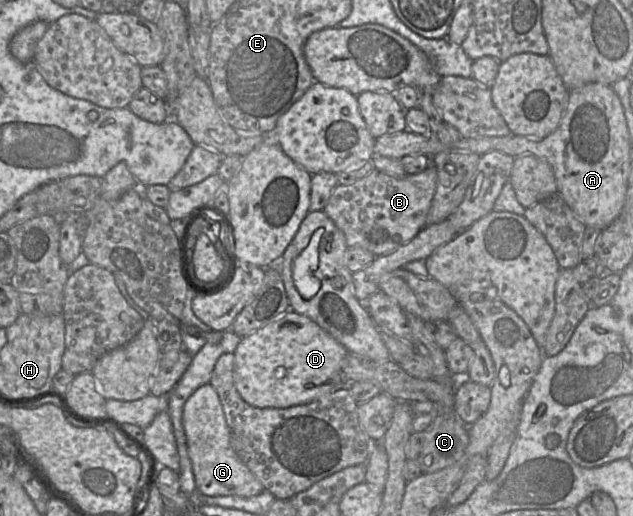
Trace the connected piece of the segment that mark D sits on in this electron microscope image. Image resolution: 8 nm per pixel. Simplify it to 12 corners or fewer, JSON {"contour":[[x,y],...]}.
{"contour":[[289,309],[241,337],[234,383],[254,407],[340,390],[346,348]]}

